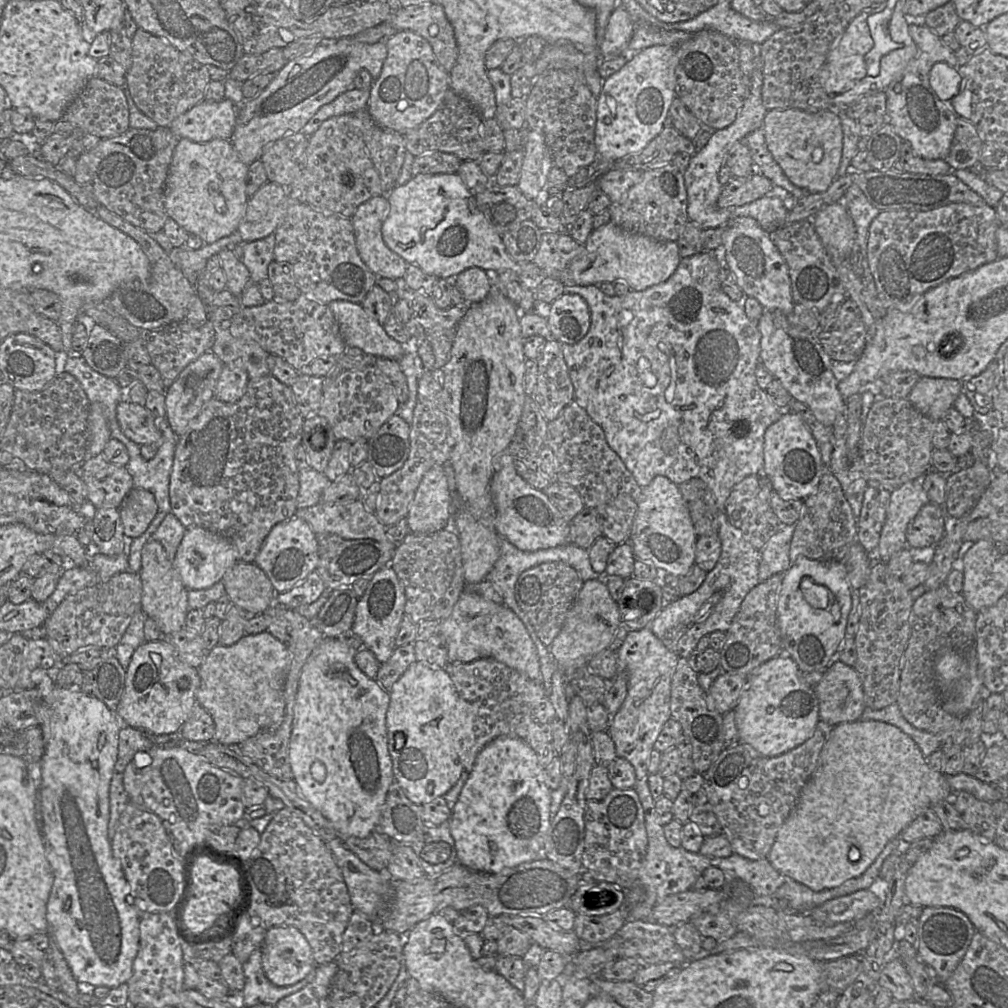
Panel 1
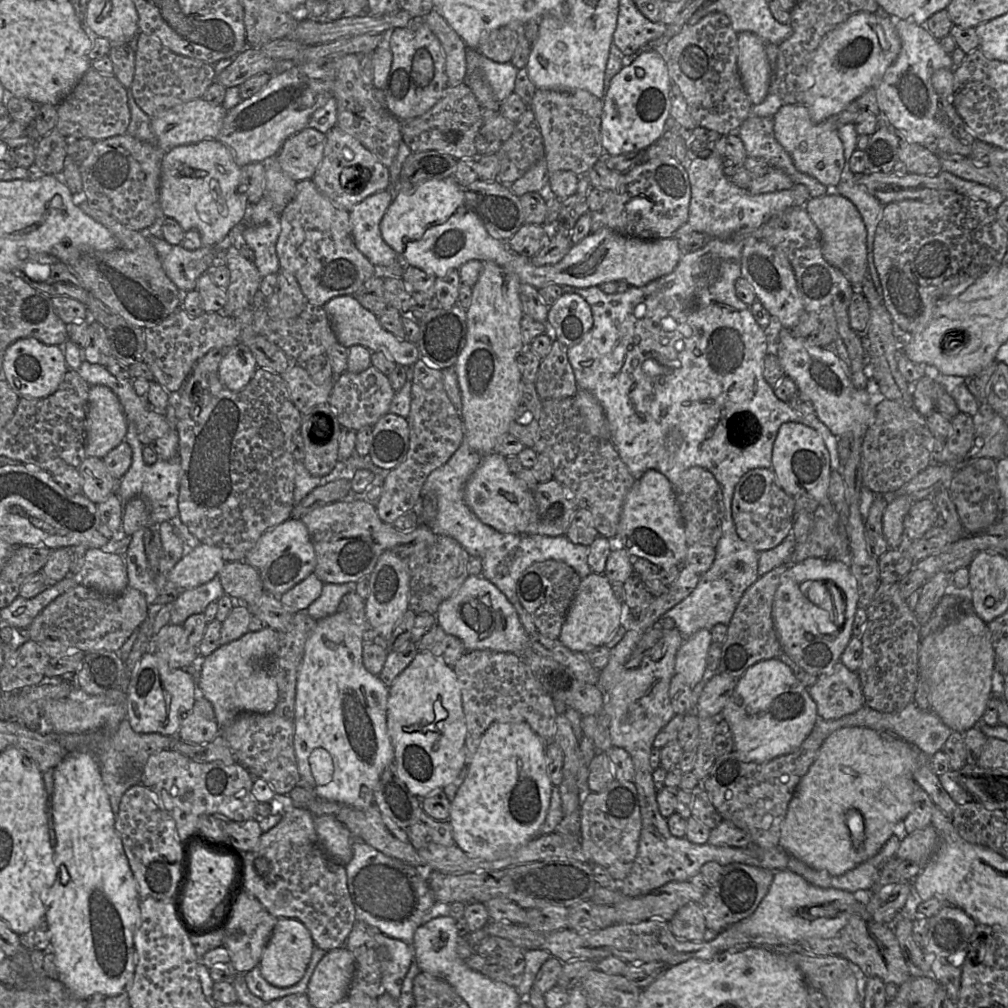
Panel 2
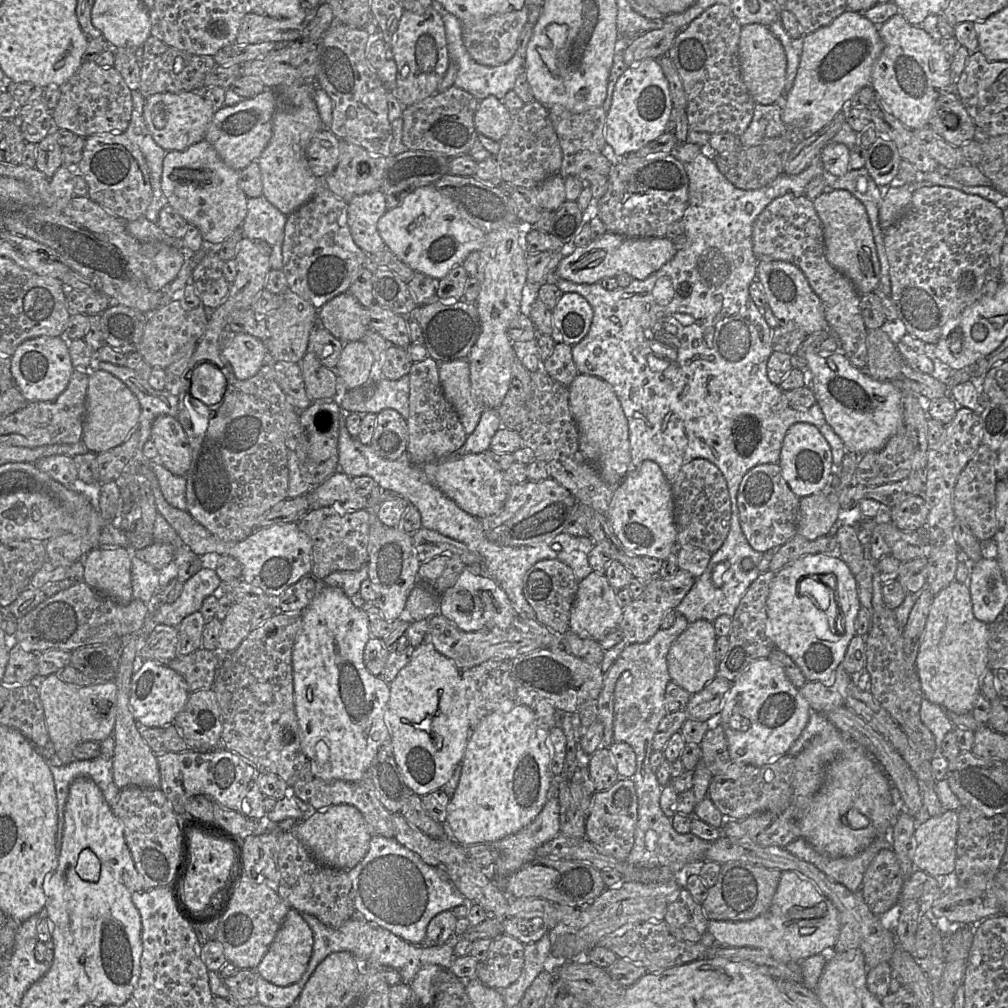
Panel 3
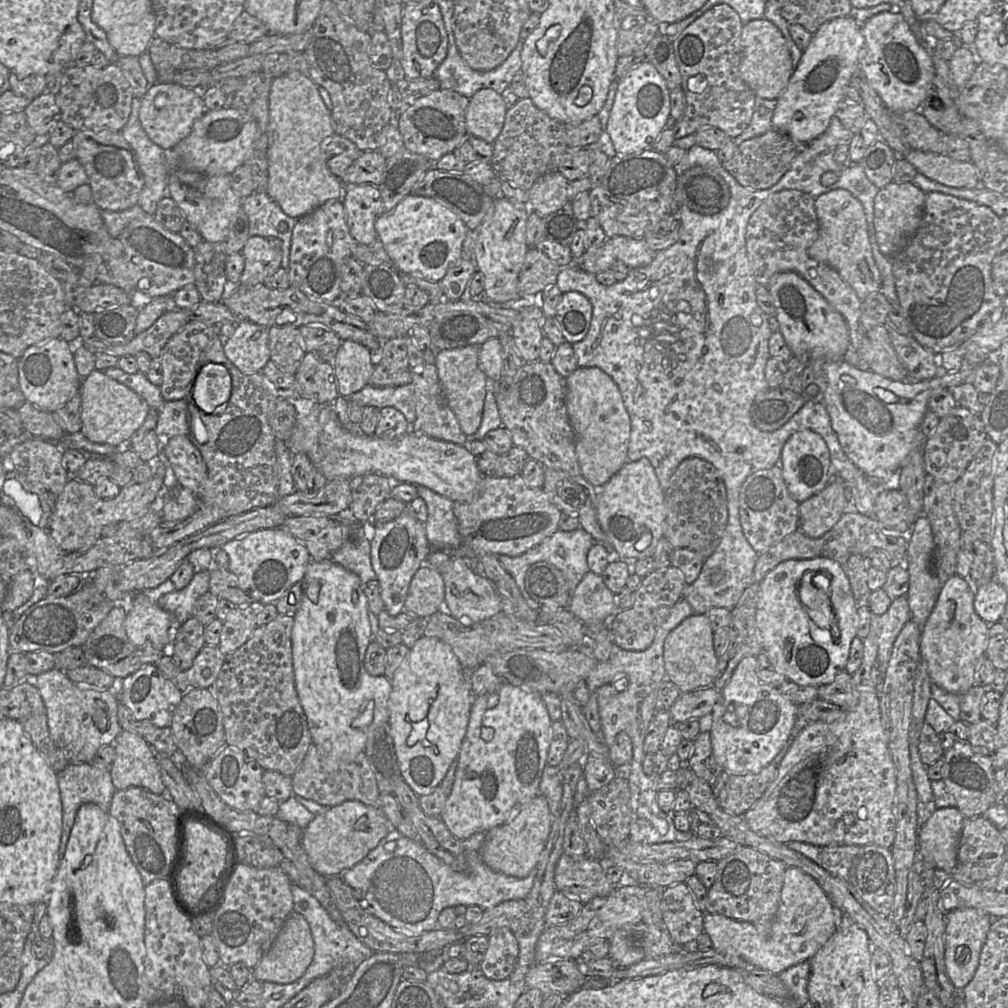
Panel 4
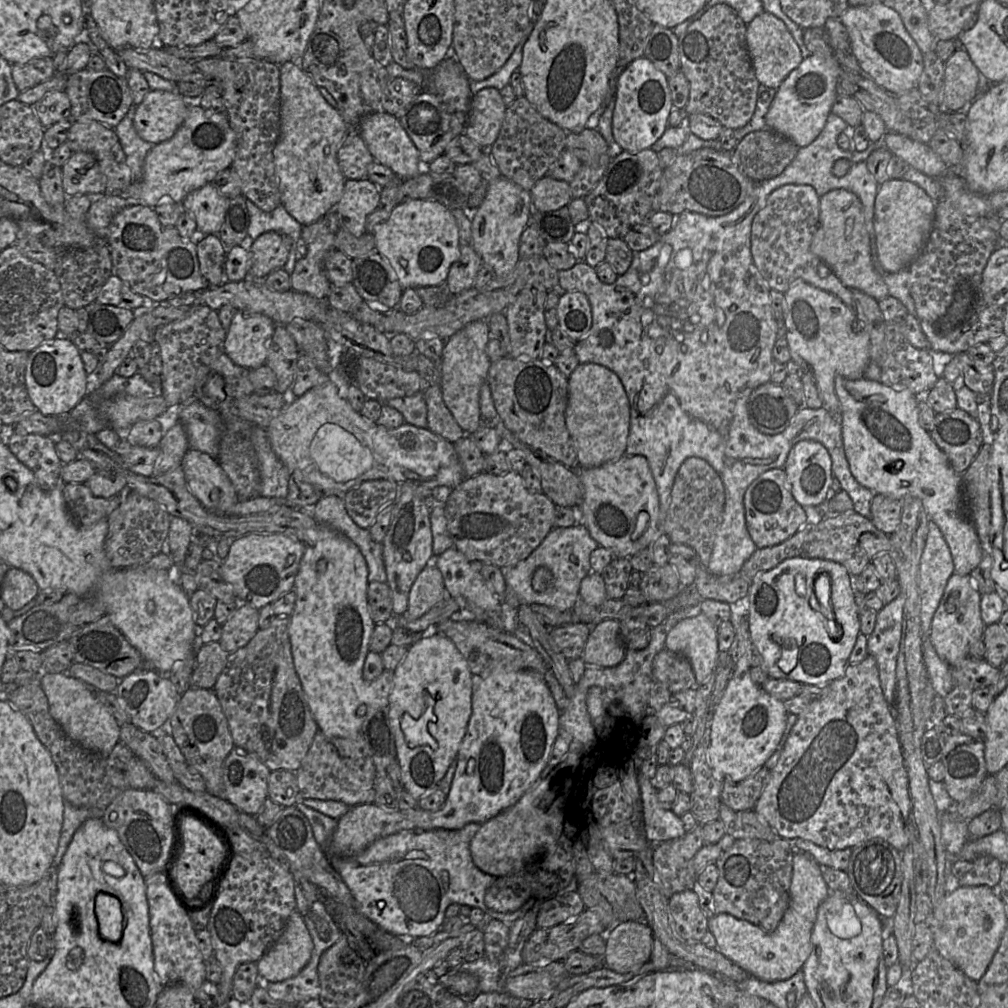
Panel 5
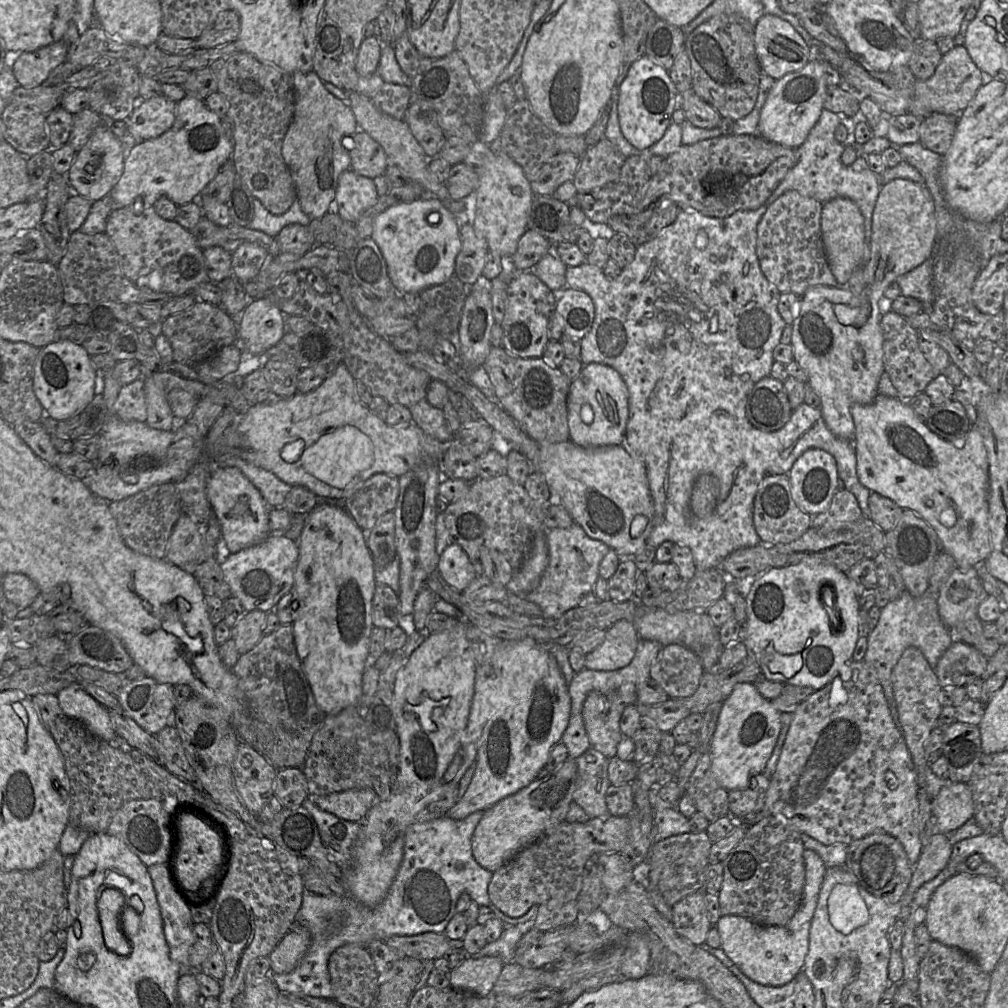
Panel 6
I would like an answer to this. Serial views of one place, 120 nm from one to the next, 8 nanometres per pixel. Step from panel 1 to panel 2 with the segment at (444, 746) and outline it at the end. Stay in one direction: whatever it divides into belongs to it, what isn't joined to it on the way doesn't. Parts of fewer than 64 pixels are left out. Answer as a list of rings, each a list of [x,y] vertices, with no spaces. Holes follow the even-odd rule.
[[[474,650],[466,652],[453,667],[447,665],[442,658],[434,656],[429,651],[419,651],[413,661],[406,667],[394,680],[389,688],[389,697],[387,701],[387,728],[394,749],[394,762],[401,780],[405,783],[408,790],[419,799],[430,795],[434,790],[443,790],[452,783],[459,775],[464,765],[469,765],[480,743],[481,737],[489,726],[495,722],[518,723],[526,722],[532,730],[542,739],[544,747],[555,741],[556,735],[556,716],[552,697],[547,693],[542,684],[532,673],[530,667],[526,664],[524,658],[513,653],[497,652],[493,650]],[[435,702],[441,702],[447,710],[448,715],[441,721],[435,720],[433,706]]]

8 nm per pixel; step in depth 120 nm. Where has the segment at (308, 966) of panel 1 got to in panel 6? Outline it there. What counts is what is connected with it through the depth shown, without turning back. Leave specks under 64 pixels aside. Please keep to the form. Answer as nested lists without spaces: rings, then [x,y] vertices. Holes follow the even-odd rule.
[[[295,922],[268,956],[270,973],[285,974],[294,970],[309,950],[310,945],[309,930]]]

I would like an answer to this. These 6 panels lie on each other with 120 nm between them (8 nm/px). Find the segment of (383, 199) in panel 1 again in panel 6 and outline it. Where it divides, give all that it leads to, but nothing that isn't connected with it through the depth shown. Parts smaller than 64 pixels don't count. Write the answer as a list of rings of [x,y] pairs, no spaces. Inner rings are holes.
[[[351,168],[340,175],[335,202],[342,219],[354,224],[367,209],[377,203],[378,198],[372,178],[357,174]]]

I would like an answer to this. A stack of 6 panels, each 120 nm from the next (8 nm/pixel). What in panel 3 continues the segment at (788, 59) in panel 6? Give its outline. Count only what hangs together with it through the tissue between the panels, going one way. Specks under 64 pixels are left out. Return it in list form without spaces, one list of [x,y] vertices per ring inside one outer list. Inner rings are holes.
[[[758,23],[741,27],[738,56],[742,81],[754,103],[775,104],[782,96],[786,82],[787,60],[781,42],[769,27]]]

